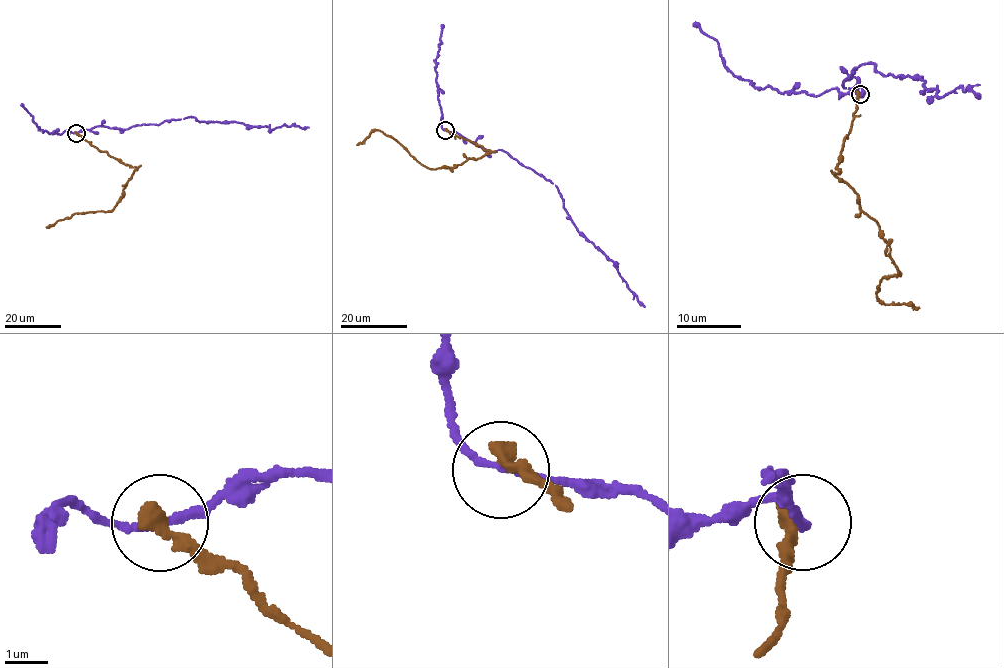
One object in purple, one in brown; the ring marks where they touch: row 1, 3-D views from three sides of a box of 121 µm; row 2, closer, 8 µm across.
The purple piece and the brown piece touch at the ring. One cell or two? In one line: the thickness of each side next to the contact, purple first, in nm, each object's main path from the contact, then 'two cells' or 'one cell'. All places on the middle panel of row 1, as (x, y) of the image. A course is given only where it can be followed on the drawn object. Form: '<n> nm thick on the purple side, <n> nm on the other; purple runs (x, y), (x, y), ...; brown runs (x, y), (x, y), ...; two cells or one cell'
140 nm thick on the purple side, 400 nm on the other; purple runs (445, 131), (457, 132), (492, 152), (503, 150), (555, 185), (576, 229), (603, 251), (645, 307); brown runs (445, 130), (490, 152), (449, 168), (432, 169), (419, 163), (399, 142), (378, 130), (356, 145); two cells

